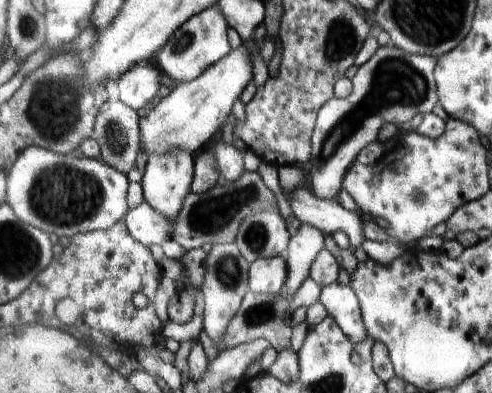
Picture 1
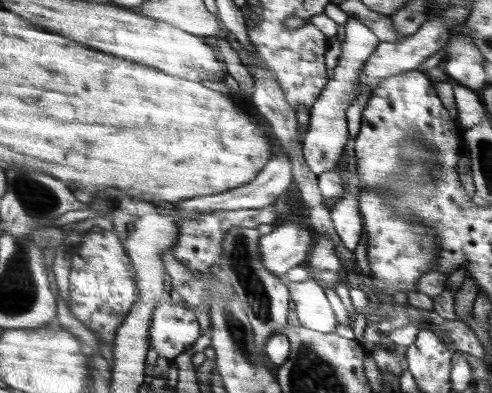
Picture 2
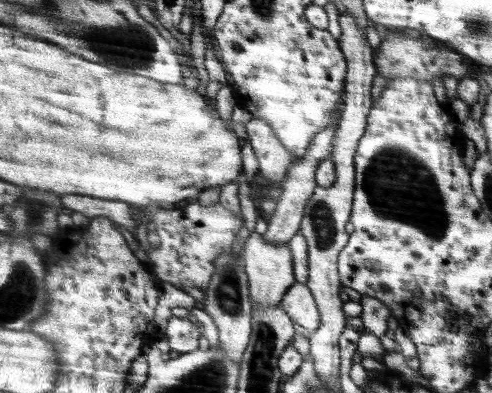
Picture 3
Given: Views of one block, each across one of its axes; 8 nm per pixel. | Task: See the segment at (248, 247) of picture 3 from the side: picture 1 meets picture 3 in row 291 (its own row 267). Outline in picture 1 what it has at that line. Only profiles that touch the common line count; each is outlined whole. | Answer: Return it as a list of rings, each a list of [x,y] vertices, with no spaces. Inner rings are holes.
[[[285,256],[263,258],[251,264],[251,290],[261,294],[281,294],[287,286],[289,266]]]

